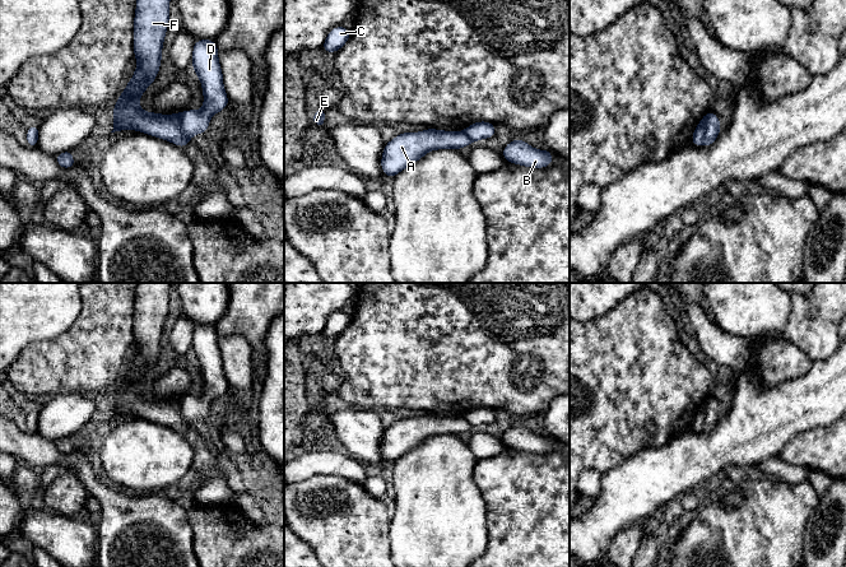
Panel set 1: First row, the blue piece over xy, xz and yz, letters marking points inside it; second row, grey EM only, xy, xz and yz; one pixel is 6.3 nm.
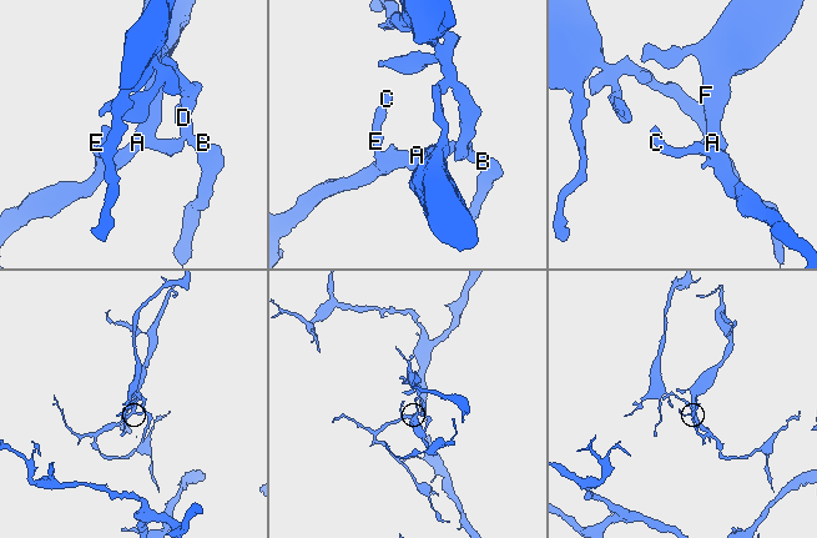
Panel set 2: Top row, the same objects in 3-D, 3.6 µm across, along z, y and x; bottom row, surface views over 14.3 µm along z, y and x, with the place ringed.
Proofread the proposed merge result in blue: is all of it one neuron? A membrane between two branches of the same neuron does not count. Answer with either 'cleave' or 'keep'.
cleave

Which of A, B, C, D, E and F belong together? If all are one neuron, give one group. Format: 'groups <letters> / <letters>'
groups A C E F / B D

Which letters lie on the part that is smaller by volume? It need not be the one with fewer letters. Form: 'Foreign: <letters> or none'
Foreign: A, C, E, F

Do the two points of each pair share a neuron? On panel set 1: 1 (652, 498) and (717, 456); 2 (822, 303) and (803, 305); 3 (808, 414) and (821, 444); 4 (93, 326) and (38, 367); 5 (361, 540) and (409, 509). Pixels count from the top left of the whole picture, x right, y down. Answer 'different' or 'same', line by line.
1: same
2: same
3: different
4: same
5: different

